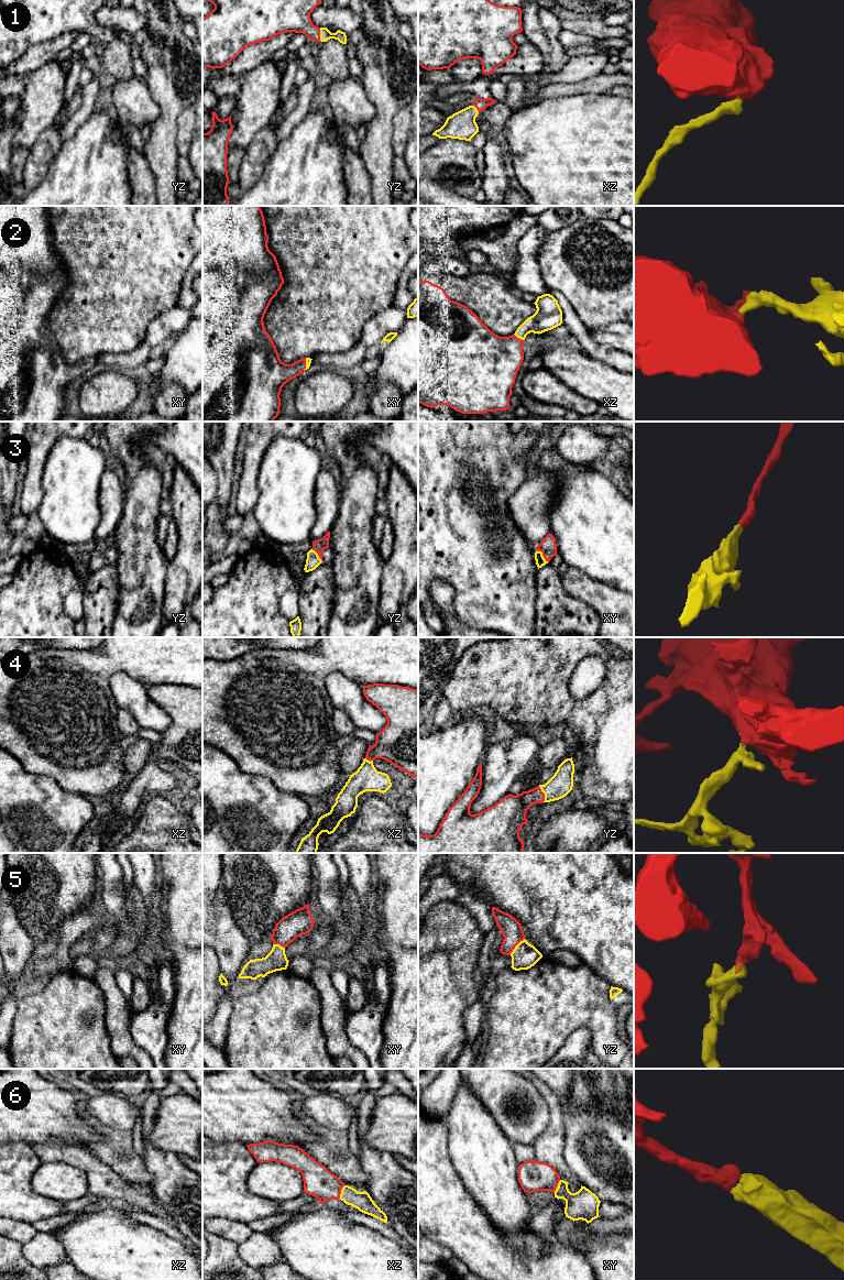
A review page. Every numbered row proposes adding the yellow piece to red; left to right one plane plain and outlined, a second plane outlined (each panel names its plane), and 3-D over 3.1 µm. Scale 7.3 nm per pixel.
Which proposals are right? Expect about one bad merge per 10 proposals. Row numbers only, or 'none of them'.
1, 2, 3, 4, 5, 6

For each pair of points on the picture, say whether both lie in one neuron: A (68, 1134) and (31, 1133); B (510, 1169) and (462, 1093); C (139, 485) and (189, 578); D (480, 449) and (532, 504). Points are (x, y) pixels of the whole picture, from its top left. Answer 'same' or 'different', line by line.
A: same
B: same
C: different
D: different

